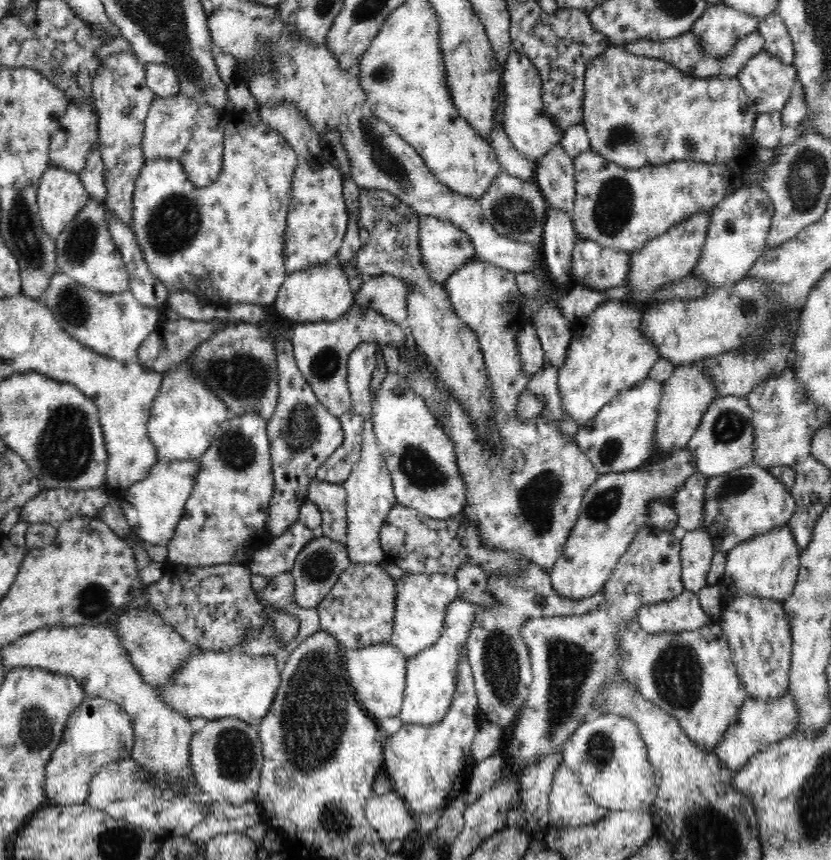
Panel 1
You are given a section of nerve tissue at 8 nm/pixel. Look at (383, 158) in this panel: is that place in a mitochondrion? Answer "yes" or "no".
yes

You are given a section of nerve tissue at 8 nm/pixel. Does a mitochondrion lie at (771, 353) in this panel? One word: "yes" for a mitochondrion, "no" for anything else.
no

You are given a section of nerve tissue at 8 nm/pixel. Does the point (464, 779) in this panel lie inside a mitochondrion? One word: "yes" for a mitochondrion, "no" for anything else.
no

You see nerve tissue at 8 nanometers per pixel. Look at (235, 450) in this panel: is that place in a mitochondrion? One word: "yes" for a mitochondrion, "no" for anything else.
yes

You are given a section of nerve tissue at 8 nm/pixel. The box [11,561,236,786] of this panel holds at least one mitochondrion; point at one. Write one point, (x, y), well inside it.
(36, 730)

